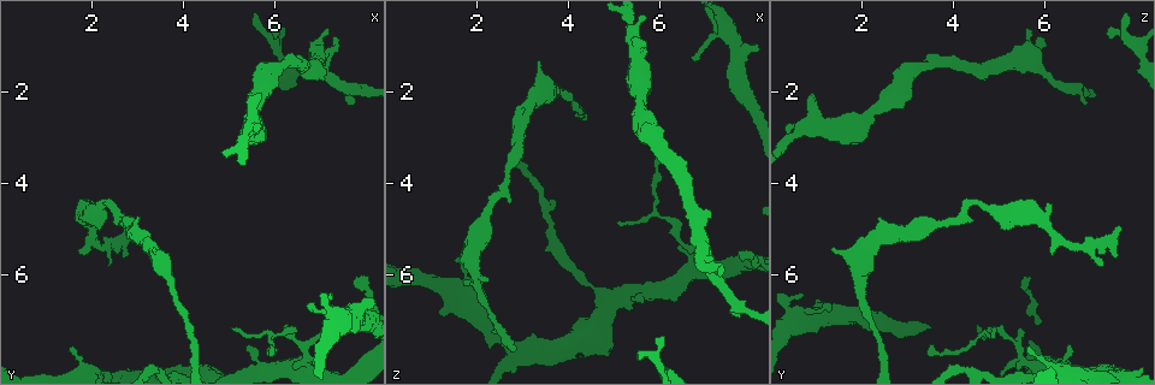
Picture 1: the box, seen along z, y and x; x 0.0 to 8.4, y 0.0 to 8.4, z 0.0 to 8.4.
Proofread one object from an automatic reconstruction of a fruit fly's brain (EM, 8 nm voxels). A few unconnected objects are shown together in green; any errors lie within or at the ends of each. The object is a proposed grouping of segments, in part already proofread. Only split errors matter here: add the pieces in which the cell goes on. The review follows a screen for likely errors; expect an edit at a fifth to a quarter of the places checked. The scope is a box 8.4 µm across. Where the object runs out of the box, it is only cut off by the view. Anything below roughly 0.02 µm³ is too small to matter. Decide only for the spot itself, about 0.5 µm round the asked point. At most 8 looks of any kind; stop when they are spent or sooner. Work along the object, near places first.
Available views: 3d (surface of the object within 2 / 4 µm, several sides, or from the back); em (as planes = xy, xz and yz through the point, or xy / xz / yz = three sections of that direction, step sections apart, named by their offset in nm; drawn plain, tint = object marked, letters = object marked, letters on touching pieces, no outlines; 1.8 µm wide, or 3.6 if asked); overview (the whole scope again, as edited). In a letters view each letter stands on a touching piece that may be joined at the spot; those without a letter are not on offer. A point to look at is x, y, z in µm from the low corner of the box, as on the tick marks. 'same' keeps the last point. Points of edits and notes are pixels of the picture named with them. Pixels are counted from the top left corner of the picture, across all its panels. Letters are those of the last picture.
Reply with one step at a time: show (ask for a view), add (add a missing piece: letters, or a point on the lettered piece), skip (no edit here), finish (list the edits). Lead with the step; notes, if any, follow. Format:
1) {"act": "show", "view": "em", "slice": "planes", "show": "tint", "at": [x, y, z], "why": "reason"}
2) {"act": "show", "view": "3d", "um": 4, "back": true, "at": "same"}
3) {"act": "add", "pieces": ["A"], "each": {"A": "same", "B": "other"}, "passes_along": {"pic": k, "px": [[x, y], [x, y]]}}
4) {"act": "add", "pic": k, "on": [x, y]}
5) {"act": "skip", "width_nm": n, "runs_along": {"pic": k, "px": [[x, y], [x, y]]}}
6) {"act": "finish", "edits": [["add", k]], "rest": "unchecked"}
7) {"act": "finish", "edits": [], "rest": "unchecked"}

{"act": "show", "view": "em", "slice": "yz", "step": 4, "show": "letters", "at": [6.90, 6.55, 1.25], "why": "an open end"}

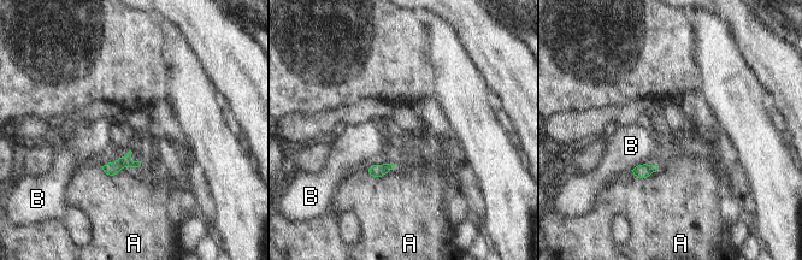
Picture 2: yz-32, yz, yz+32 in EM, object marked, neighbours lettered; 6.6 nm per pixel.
{"act": "skip", "each": {"A": "other", "B": "other"}, "border": {"pic": 2, "px": [[129, 166], [113, 175], [101, 169]]}, "found": "none of them fits"}

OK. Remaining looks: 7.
{"act": "show", "view": "em", "slice": "xz", "step": 8, "show": "tint", "at": [3.35, 5.45, 1.40], "why": "an open end"}

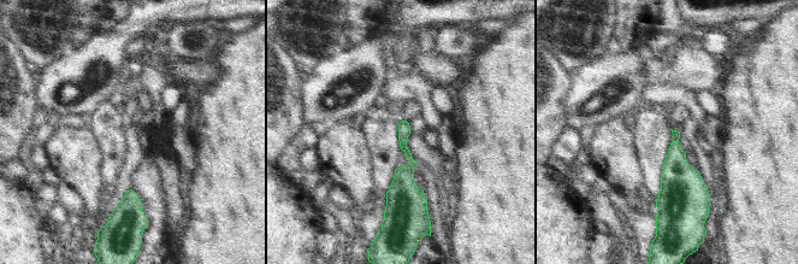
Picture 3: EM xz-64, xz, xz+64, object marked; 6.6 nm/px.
{"act": "show", "view": "em", "slice": "planes", "show": "tint", "at": "same", "why": "another direction"}

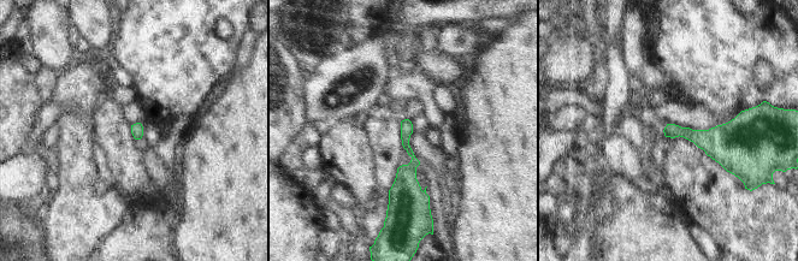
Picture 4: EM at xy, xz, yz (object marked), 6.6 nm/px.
{"act": "show", "view": "em", "slice": "planes", "show": "letters", "at": "same"}

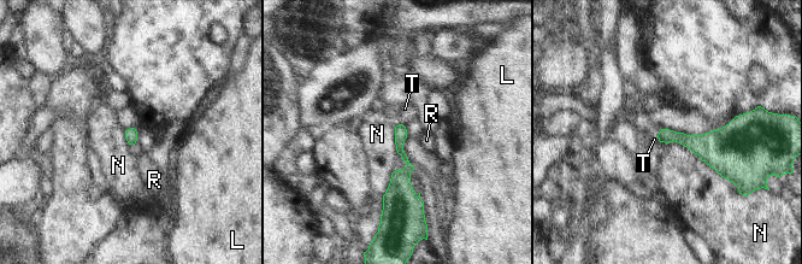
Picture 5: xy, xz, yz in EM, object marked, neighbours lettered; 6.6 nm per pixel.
{"act": "skip", "each": {"L": "other", "N": "other", "R": "other", "T": "other"}, "runs_along": {"pic": 5, "px": [[401, 128], [407, 170], [391, 206]]}, "found": "none of them fits"}

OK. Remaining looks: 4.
{"act": "show", "view": "3d", "um": 4, "at": [2.70, 4.95, 7.55], "why": "branch stops here"}

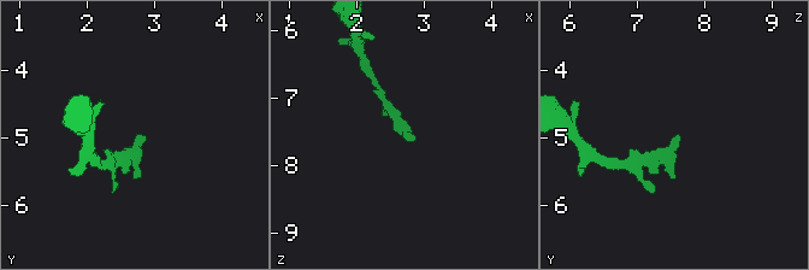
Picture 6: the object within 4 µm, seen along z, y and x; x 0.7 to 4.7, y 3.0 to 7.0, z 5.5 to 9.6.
{"act": "show", "view": "em", "slice": "planes", "show": "letters", "at": [2.75, 4.95, 7.60]}

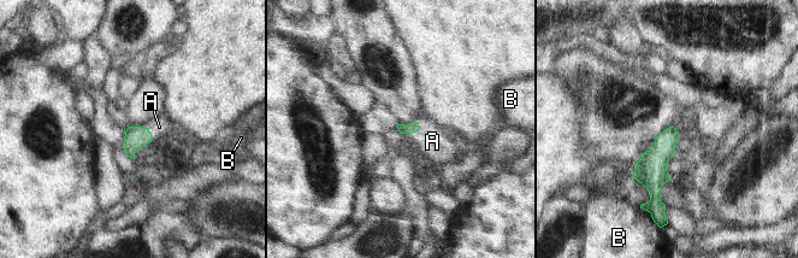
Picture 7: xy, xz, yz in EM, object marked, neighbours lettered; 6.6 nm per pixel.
{"act": "add", "pieces": ["A"], "longest_contact_nm": ["A", 90], "each": {"A": "same", "B": "other"}, "found": "it goes on there"}

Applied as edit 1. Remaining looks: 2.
{"act": "finish", "edits": [["add", 7]], "rest": "unchecked"}

